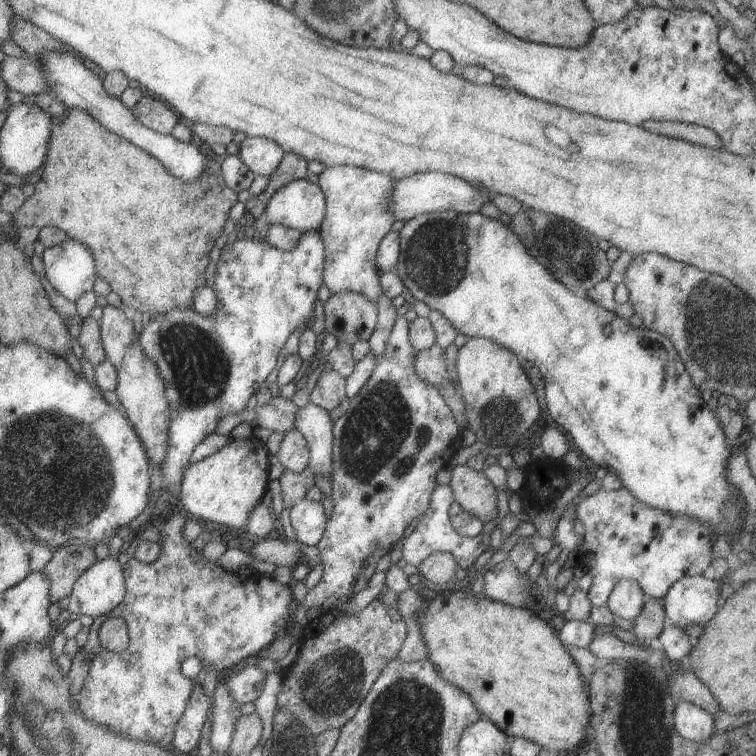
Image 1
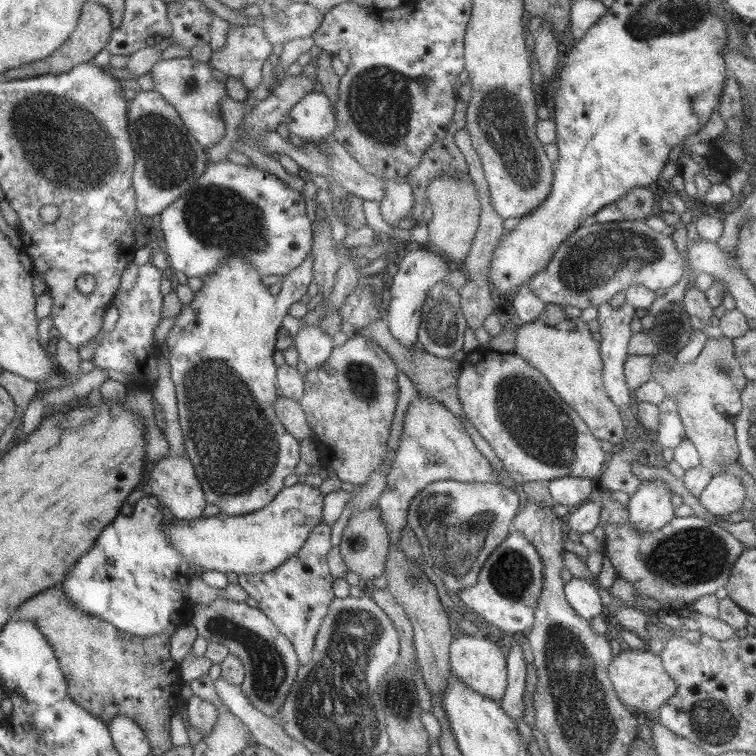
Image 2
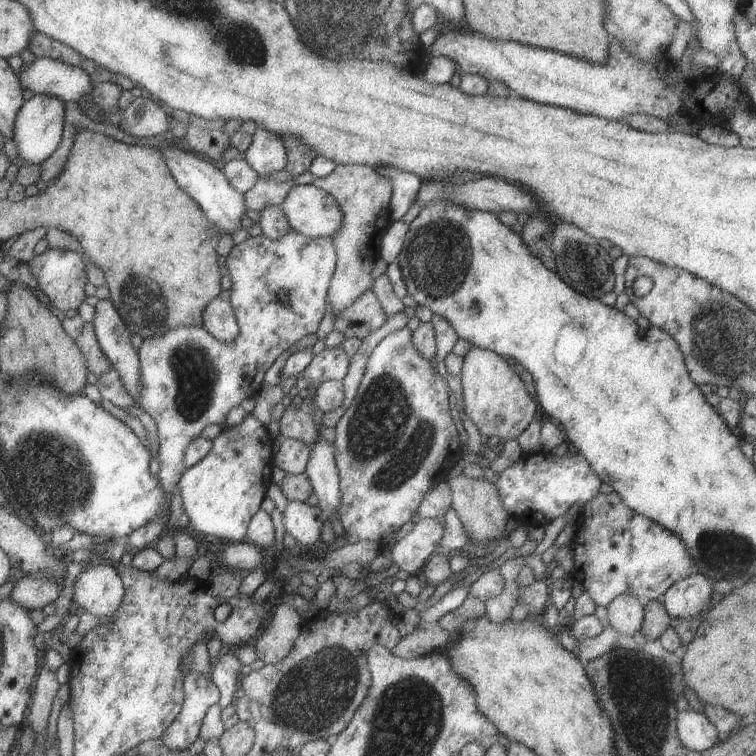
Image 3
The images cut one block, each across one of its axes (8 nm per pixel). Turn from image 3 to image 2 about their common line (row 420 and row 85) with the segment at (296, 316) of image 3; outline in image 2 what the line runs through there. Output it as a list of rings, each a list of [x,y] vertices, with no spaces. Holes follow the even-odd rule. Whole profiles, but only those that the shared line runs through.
[[[171,58],[171,60],[162,60],[153,64],[149,70],[149,76],[153,78],[153,91],[157,92],[163,100],[167,101],[177,112],[180,120],[193,138],[204,148],[213,147],[217,141],[222,139],[225,132],[225,123],[223,123],[223,114],[221,113],[220,100],[227,98],[225,84],[217,82],[211,75],[211,66],[195,62],[191,58]]]

